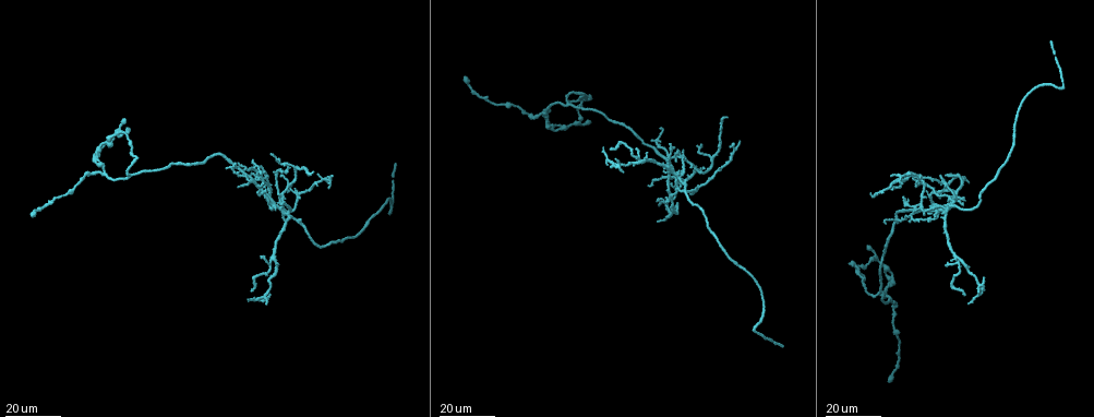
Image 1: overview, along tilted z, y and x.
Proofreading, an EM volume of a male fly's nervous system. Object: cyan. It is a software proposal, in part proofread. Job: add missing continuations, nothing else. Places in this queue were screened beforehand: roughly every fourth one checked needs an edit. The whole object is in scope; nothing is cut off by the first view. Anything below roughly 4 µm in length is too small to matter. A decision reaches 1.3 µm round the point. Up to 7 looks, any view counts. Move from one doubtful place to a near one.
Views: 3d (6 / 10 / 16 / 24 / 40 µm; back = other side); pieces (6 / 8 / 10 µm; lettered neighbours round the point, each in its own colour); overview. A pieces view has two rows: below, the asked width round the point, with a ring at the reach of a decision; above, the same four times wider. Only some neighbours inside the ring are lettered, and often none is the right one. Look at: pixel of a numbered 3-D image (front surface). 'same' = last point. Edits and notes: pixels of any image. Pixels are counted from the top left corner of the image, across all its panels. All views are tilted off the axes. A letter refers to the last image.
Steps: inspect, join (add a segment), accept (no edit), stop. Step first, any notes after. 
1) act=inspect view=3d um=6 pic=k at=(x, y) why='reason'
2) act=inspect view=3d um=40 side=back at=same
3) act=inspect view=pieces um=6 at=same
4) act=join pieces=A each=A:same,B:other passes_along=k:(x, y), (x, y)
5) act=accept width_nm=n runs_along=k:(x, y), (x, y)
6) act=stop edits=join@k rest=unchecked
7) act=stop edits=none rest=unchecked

act=inspect view=3d um=16 pic=1 at=(578, 118) why='an open end'

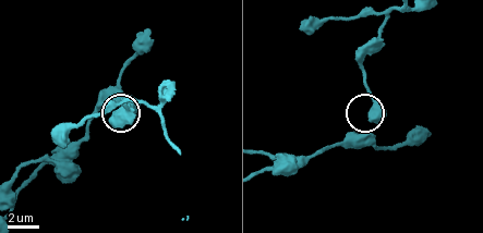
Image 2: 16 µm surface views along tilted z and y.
act=inspect view=pieces um=6 pic=2 at=(381, 122)

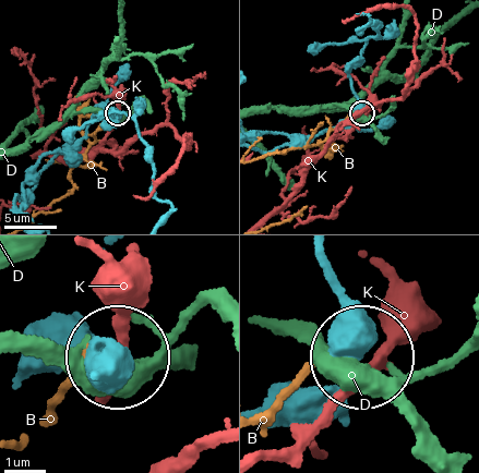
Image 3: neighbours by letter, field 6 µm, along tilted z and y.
act=accept each=B:other,D:other,K:other runs_along=3:(322, 253), (358, 359) found='none of them fits'

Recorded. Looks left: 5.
act=inspect view=3d um=16 pic=1 at=(848, 264) why='an open end'

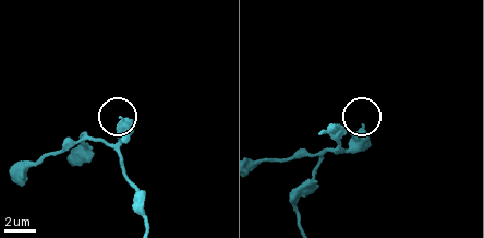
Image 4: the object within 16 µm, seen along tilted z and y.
act=inspect view=pieces um=10 pic=4 at=(123, 117) why='see the neighbours'

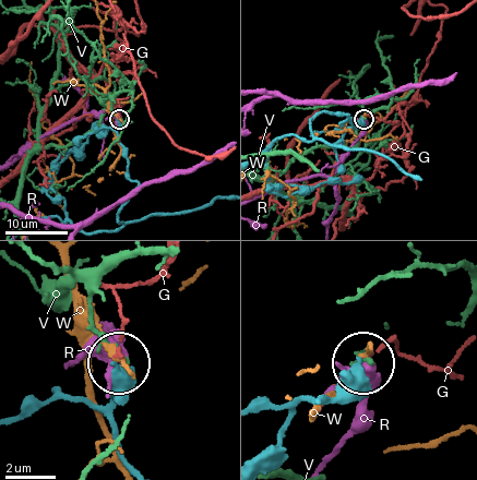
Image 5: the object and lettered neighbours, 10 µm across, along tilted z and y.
act=accept width_nm=350 each=G:other,R:other,V:other,W:other found='no lettered segment goes on from it'

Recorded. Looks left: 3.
act=inspect view=3d um=24 pic=1 at=(658, 221) why='tapers out'

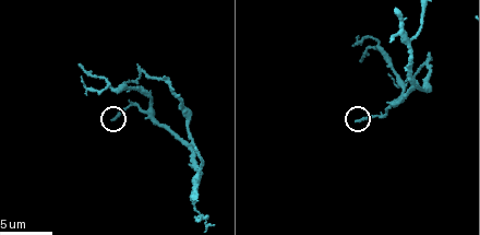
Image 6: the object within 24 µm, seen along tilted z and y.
act=inspect view=3d um=10 pic=6 at=(111, 121)

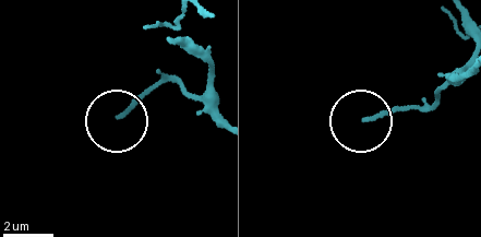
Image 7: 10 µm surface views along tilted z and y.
act=inspect view=pieces um=8 pic=7 at=(363, 119)

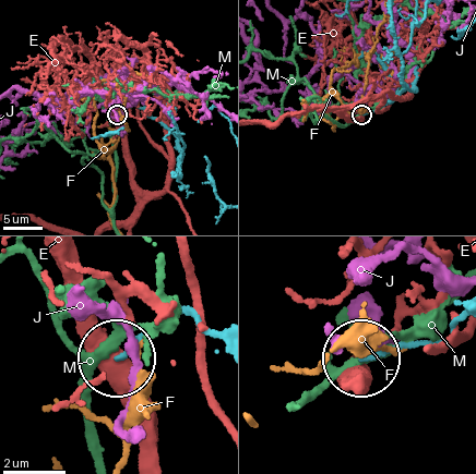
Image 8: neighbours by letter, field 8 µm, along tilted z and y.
act=accept each=E:other,F:other,J:other,M:other found='no lettered segment goes on from it'

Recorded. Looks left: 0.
act=stop edits=none rest=unchecked

